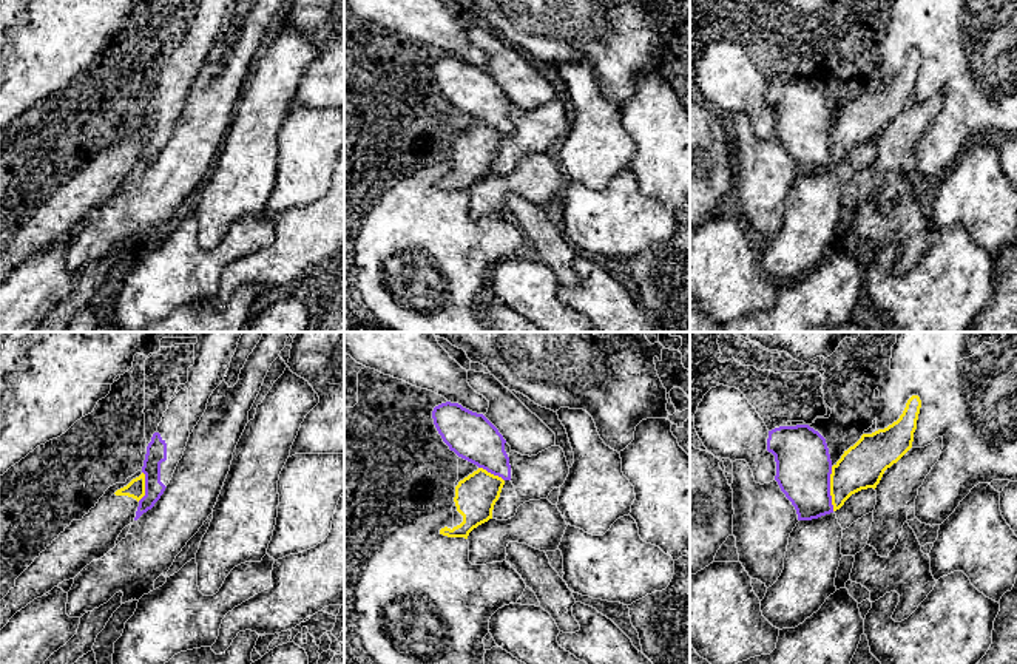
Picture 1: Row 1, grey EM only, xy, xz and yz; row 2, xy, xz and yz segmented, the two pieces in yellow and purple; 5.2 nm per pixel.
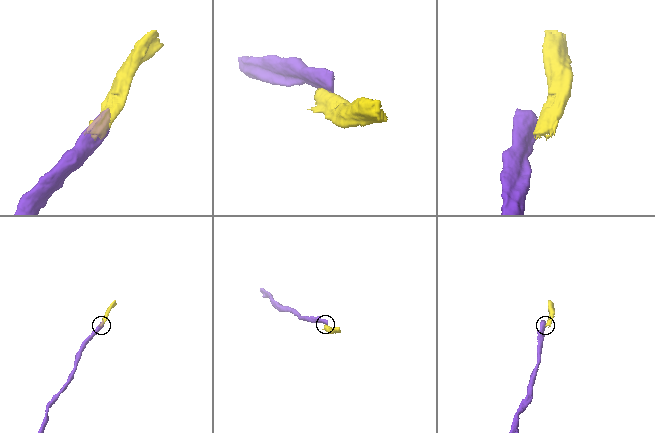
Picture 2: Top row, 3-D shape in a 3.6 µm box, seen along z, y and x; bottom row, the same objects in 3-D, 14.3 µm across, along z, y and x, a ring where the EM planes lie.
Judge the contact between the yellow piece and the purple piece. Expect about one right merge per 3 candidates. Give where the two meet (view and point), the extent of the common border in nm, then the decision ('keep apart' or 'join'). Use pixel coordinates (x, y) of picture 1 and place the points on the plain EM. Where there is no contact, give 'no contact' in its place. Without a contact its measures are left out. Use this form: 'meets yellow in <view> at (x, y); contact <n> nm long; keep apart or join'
meets yellow in yz at (831, 142); contact 240 nm long; keep apart

